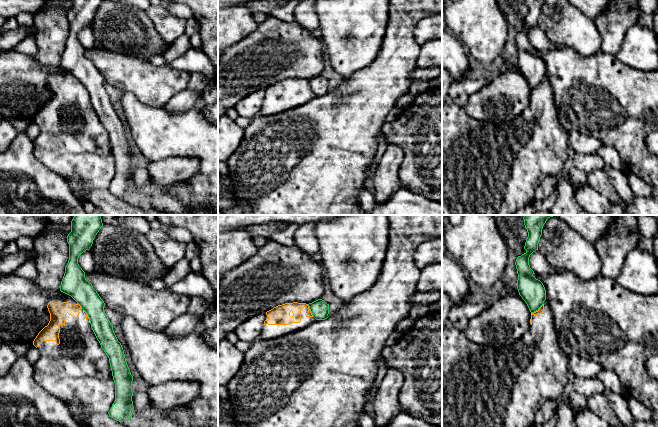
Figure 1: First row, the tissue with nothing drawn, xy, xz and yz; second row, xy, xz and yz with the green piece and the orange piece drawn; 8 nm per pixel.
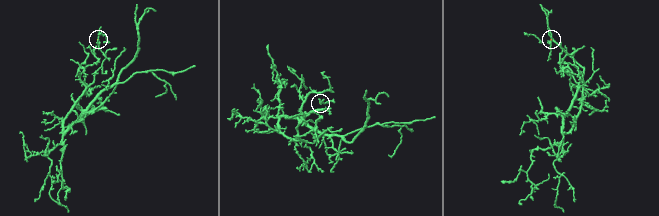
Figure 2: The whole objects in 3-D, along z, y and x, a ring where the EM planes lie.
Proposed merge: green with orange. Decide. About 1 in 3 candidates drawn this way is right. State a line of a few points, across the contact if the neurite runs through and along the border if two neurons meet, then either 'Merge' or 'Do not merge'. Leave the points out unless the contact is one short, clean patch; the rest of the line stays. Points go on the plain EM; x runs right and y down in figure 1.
Line: yz (543, 80), (531, 89). Do not merge

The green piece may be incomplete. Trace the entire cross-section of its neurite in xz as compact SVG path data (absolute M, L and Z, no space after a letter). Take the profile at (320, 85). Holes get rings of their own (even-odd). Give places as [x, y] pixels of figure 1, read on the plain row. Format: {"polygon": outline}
{"polygon": "M318 75L308 80L309 85L316 96L325 96L329 92L329 80L324 76Z"}

